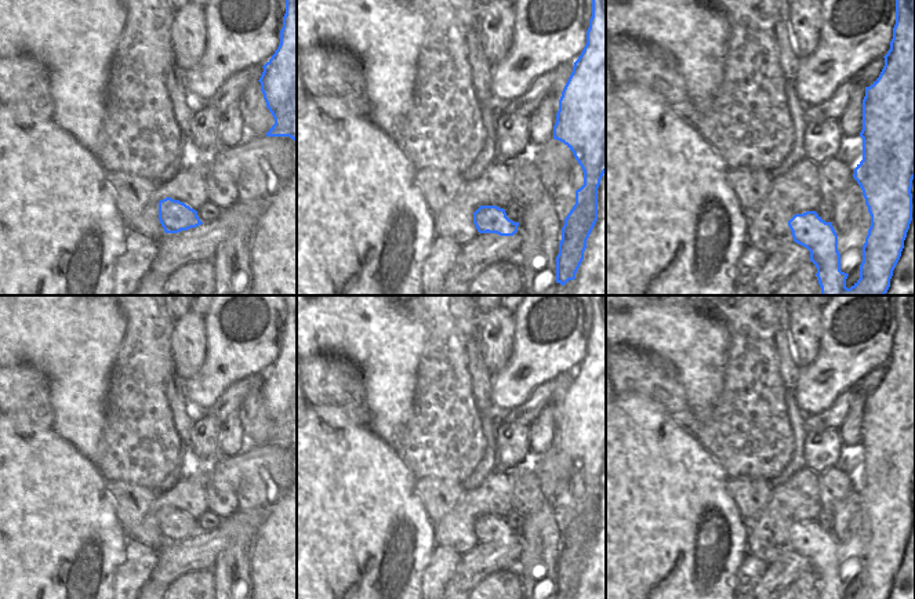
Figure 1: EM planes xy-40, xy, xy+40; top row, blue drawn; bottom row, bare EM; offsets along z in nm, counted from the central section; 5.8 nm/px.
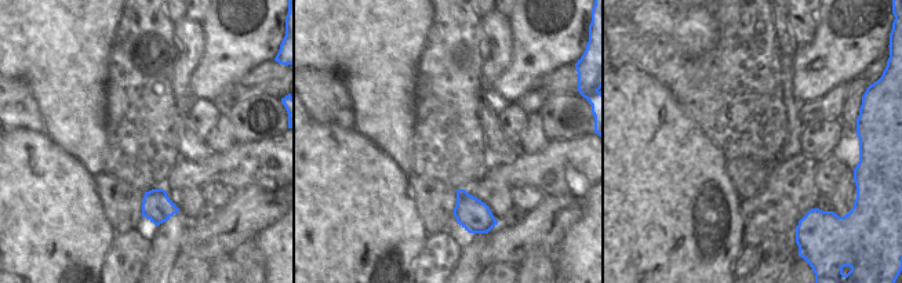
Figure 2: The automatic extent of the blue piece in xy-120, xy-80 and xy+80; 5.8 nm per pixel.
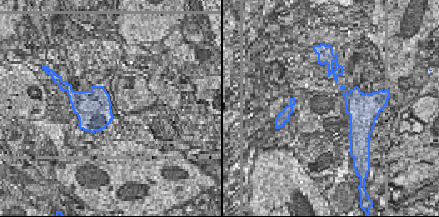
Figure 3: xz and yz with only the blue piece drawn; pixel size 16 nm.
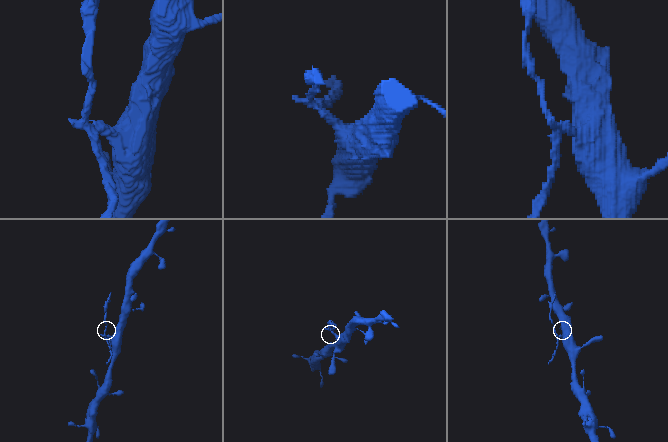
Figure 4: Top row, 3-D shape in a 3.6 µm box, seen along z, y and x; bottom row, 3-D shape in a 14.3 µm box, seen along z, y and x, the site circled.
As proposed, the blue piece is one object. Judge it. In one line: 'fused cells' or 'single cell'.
fused cells

